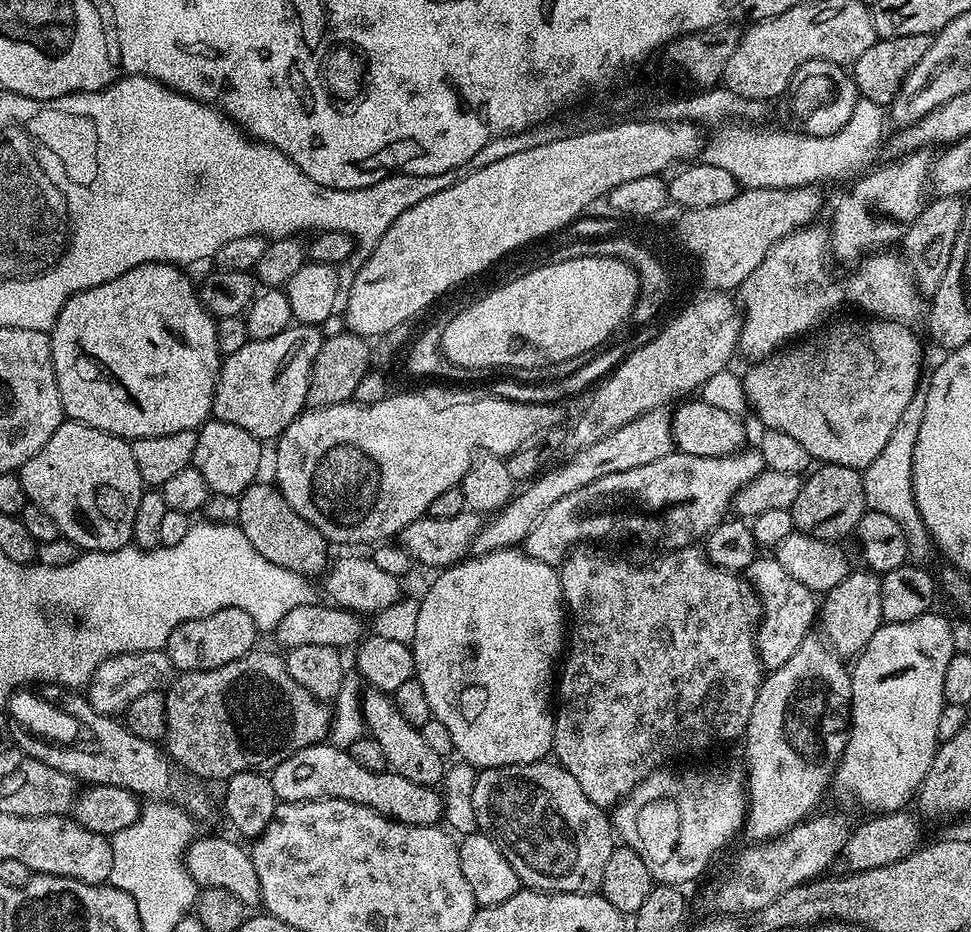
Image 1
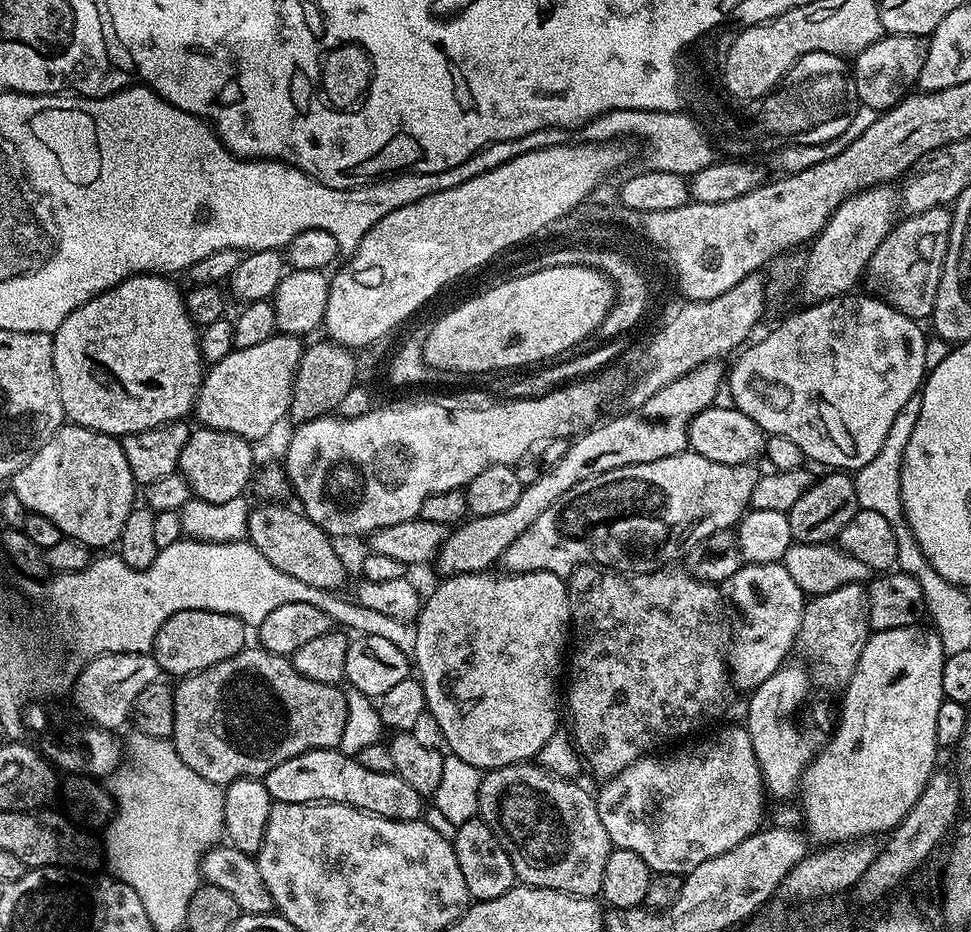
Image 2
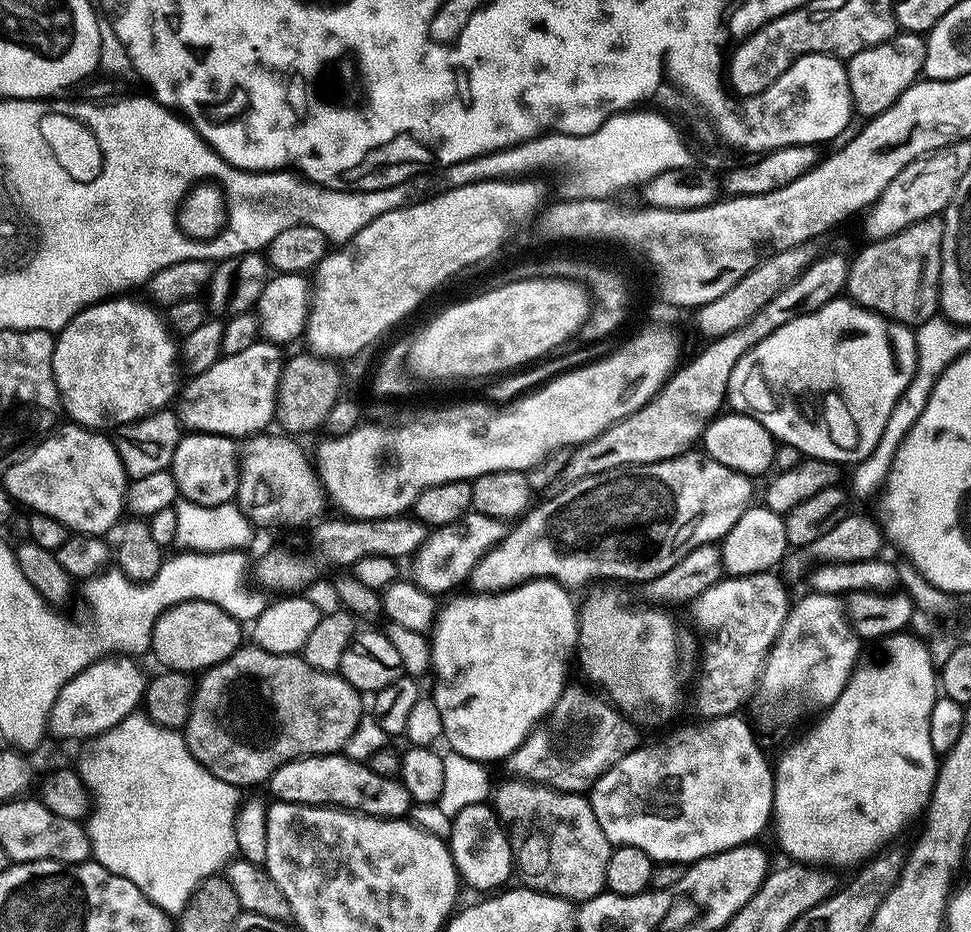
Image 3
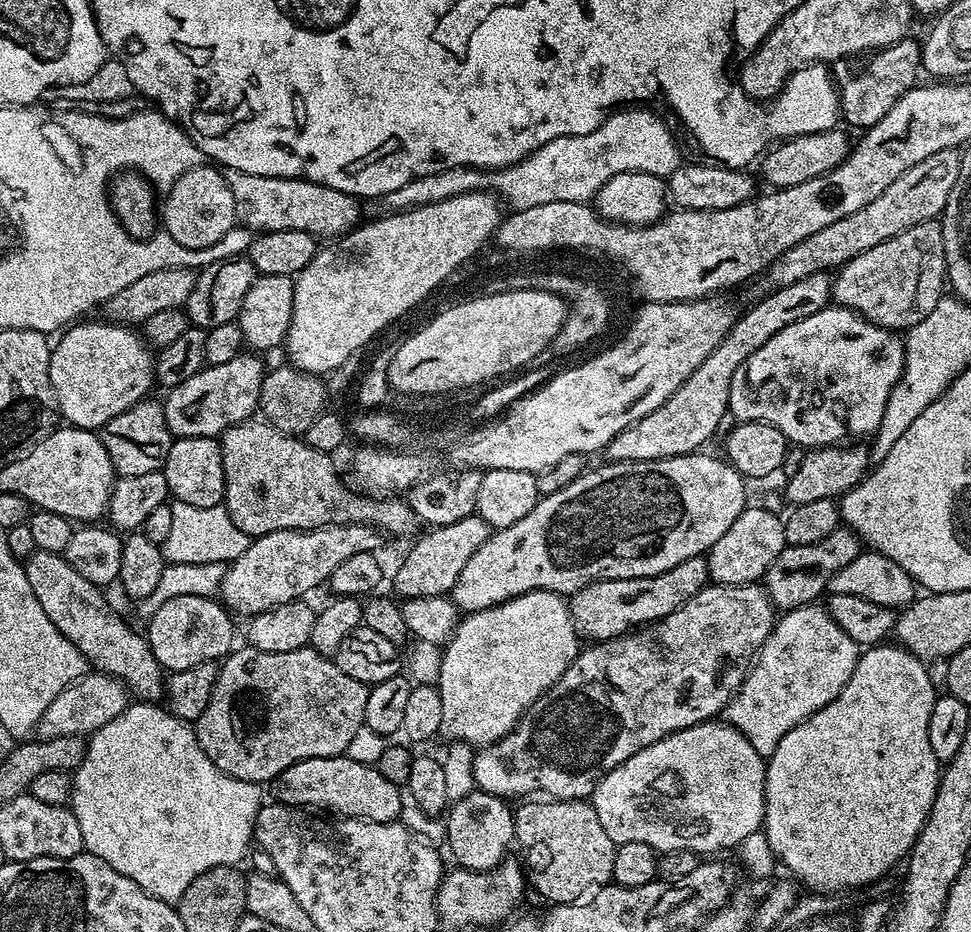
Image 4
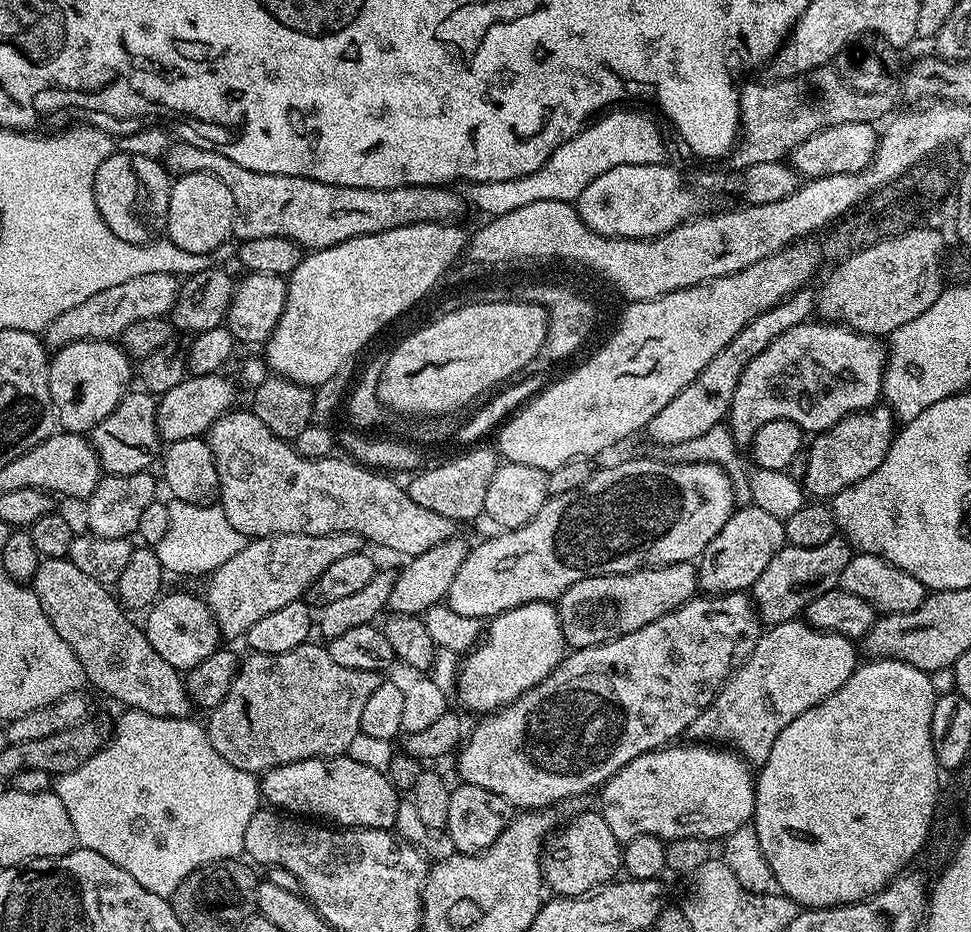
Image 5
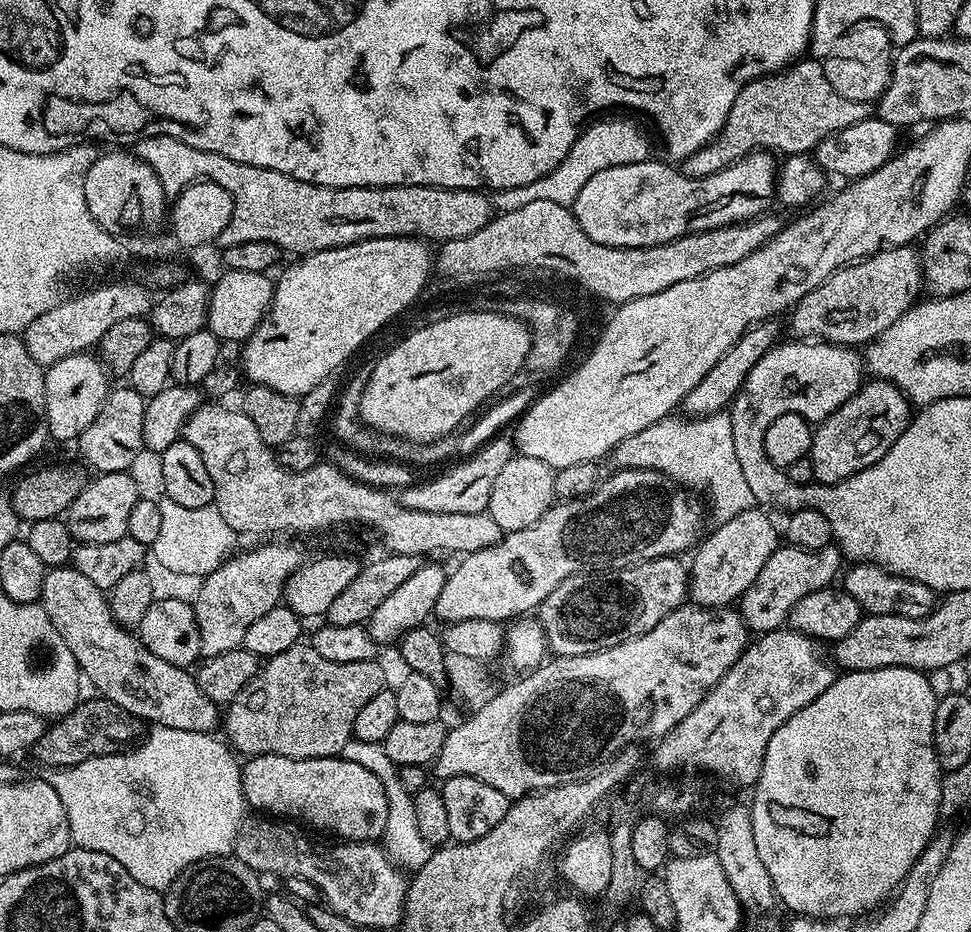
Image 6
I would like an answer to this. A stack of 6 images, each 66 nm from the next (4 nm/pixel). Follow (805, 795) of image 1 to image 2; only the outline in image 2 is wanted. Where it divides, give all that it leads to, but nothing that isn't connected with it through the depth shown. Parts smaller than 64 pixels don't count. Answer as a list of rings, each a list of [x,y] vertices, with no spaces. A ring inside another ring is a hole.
[[[789,663],[780,668],[762,686],[751,689],[748,700],[748,721],[746,727],[750,734],[750,742],[754,742],[754,754],[758,758],[758,766],[764,775],[764,786],[769,797],[777,796],[784,800],[787,796],[795,797],[800,786],[800,777],[808,765],[812,763],[832,738],[834,731],[834,704],[822,693],[816,692],[816,684],[812,676],[800,664]]]

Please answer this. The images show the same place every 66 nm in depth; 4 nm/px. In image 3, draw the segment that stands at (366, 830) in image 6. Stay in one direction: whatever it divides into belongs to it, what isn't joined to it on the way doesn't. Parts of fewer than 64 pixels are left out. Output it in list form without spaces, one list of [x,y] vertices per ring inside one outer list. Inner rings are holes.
[[[343,754],[307,756],[286,762],[274,770],[266,782],[266,788],[273,792],[276,800],[285,800],[291,804],[347,808],[353,812],[362,812],[365,816],[380,816],[384,820],[407,817],[414,807],[406,786],[399,778],[374,774],[367,763],[352,760]]]

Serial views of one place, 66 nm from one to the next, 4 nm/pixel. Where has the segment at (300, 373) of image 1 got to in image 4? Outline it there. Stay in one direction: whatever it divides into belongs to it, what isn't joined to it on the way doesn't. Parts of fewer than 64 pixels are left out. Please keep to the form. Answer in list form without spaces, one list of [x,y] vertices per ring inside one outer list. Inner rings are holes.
[[[241,354],[230,362],[208,364],[180,385],[167,389],[163,397],[166,426],[173,437],[211,436],[219,437],[230,426],[249,419],[260,407],[260,391],[266,371],[261,357],[256,354]]]

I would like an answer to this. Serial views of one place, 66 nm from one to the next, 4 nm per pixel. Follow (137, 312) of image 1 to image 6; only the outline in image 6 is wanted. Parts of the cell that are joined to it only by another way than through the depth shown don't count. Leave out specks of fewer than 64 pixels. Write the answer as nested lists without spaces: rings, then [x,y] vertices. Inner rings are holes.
[[[79,352],[54,362],[44,374],[44,393],[46,394],[46,422],[48,434],[53,441],[74,442],[98,418],[98,410],[106,402],[110,391],[110,373],[95,355]]]

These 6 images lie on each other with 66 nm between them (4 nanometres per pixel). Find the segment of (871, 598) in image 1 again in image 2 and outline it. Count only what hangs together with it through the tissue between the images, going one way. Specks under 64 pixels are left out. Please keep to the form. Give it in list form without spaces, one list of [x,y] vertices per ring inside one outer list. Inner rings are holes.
[[[858,584],[811,597],[804,605],[804,621],[796,635],[795,647],[804,651],[810,659],[821,660],[826,667],[841,672],[841,677],[851,676],[870,635],[867,606],[865,589]]]

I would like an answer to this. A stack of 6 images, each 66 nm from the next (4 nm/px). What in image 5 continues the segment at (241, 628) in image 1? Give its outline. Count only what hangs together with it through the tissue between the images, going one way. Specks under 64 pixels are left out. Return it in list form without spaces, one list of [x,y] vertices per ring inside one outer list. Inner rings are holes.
[[[165,591],[160,599],[147,609],[146,615],[148,617],[142,620],[144,637],[150,642],[150,646],[154,646],[155,652],[181,674],[187,674],[191,668],[198,666],[198,662],[206,662],[206,658],[210,658],[210,654],[214,654],[217,648],[221,647],[220,629],[216,627],[216,619],[208,608],[207,599],[200,597],[199,600],[192,592]]]

